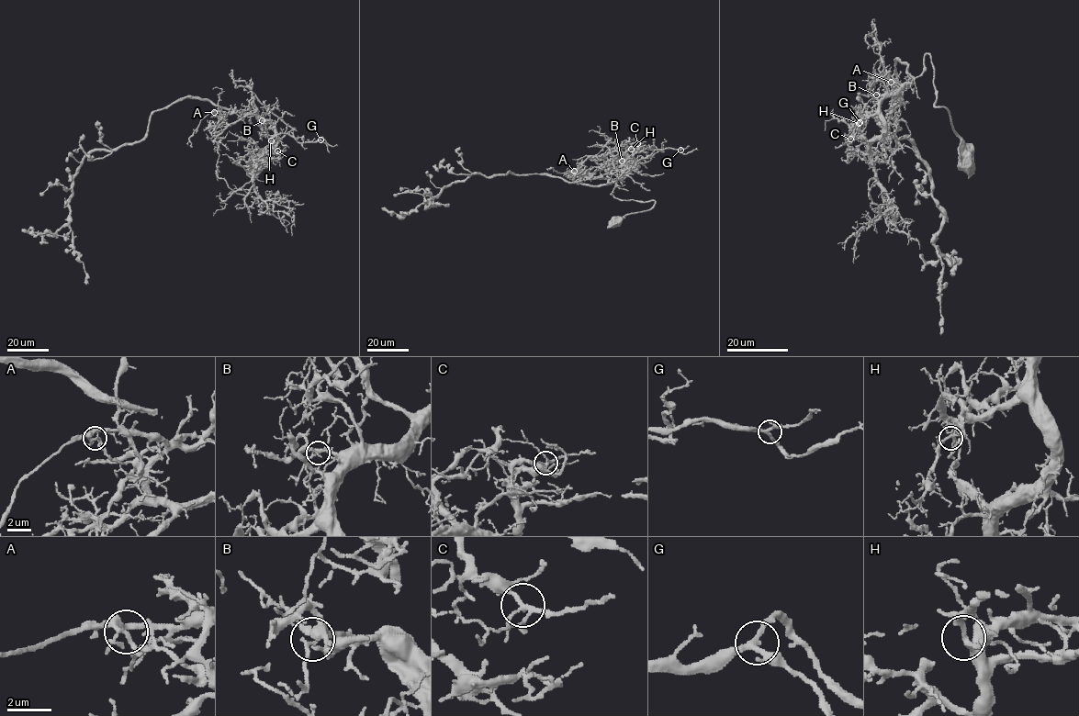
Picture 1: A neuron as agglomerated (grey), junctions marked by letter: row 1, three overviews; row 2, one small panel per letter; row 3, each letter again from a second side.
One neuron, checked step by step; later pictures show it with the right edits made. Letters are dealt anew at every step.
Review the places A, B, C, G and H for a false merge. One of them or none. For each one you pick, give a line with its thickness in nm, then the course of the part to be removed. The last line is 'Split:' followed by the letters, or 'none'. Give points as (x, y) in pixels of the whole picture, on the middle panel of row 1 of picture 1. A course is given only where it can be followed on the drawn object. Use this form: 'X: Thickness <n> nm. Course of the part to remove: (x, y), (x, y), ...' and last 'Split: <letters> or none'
A: Thickness 240 nm
Split: A

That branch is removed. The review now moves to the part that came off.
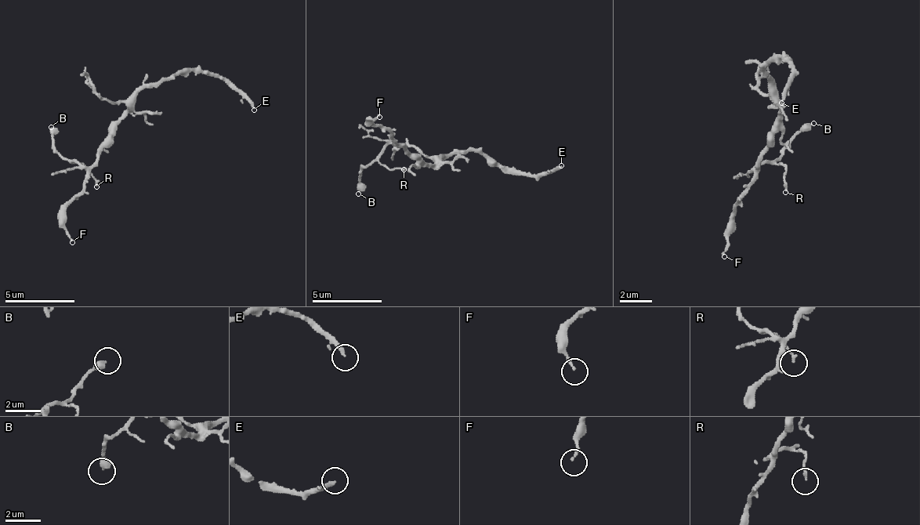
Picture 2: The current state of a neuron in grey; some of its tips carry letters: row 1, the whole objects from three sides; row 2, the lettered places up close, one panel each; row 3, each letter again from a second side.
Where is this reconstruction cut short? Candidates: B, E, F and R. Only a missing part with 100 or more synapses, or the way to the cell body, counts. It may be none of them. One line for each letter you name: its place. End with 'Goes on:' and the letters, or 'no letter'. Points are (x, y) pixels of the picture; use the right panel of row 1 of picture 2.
E: (781, 103)
Goes on: E

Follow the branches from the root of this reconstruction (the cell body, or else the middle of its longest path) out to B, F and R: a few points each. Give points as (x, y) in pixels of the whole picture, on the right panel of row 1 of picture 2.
B: (781, 103), (781, 119), (773, 131), (773, 143), (757, 168), (761, 163), (773, 163), (789, 143), (813, 123)
F: (781, 103), (773, 143), (761, 155), (761, 168), (752, 175), (748, 192), (728, 220), (724, 256)
R: (781, 103), (781, 119), (773, 131), (773, 143), (757, 168), (761, 163), (781, 163), (785, 168), (785, 192)

